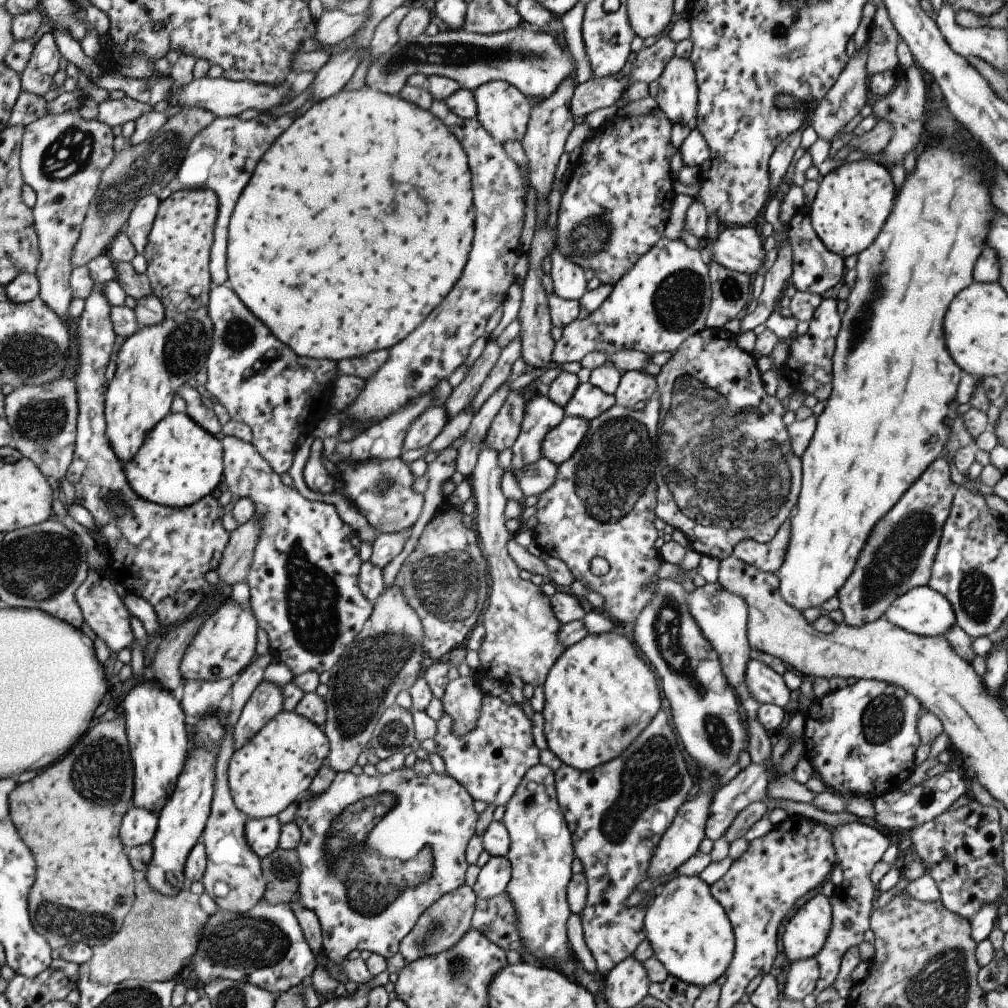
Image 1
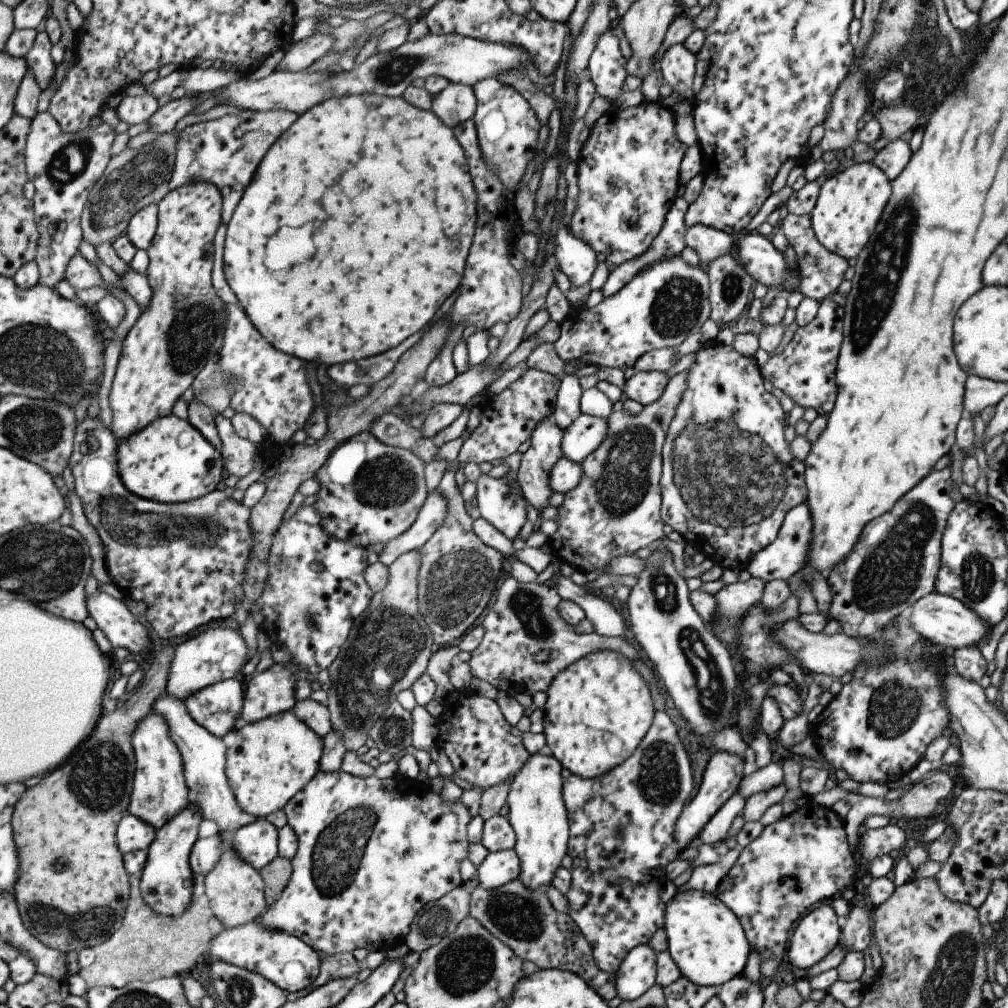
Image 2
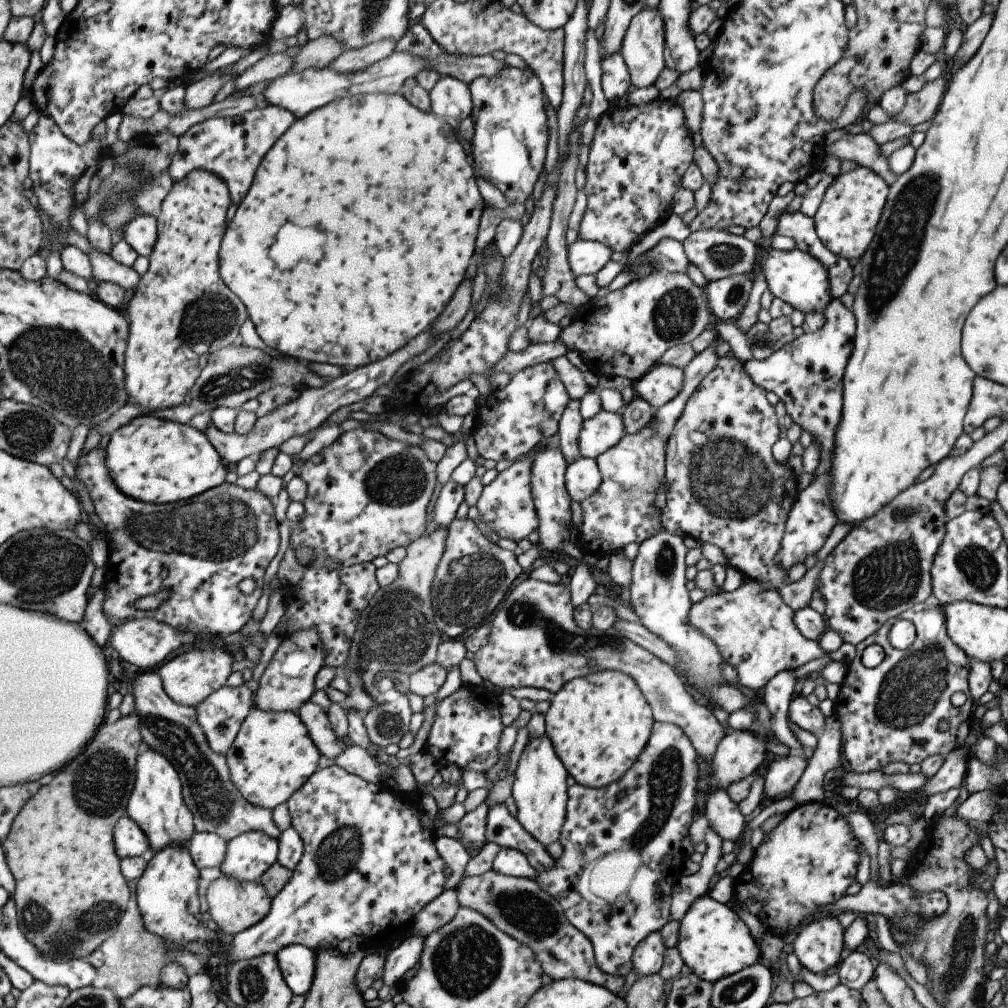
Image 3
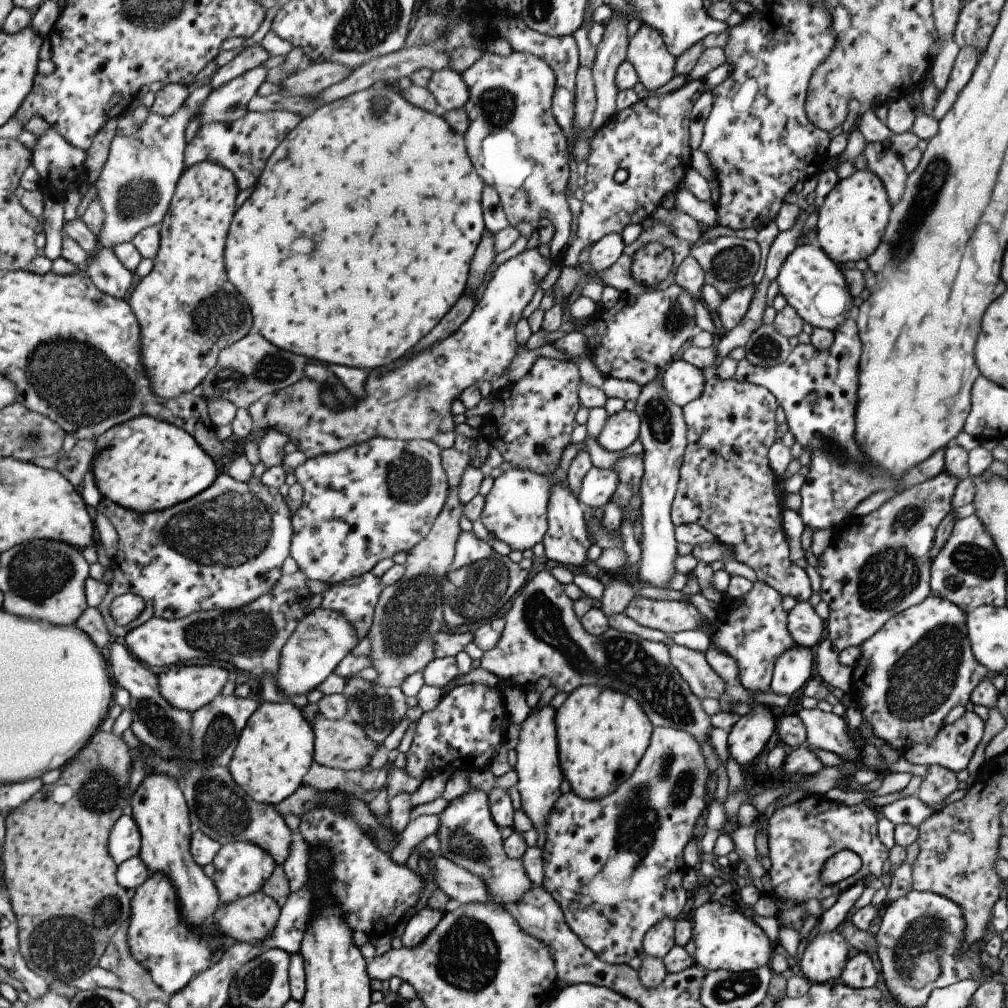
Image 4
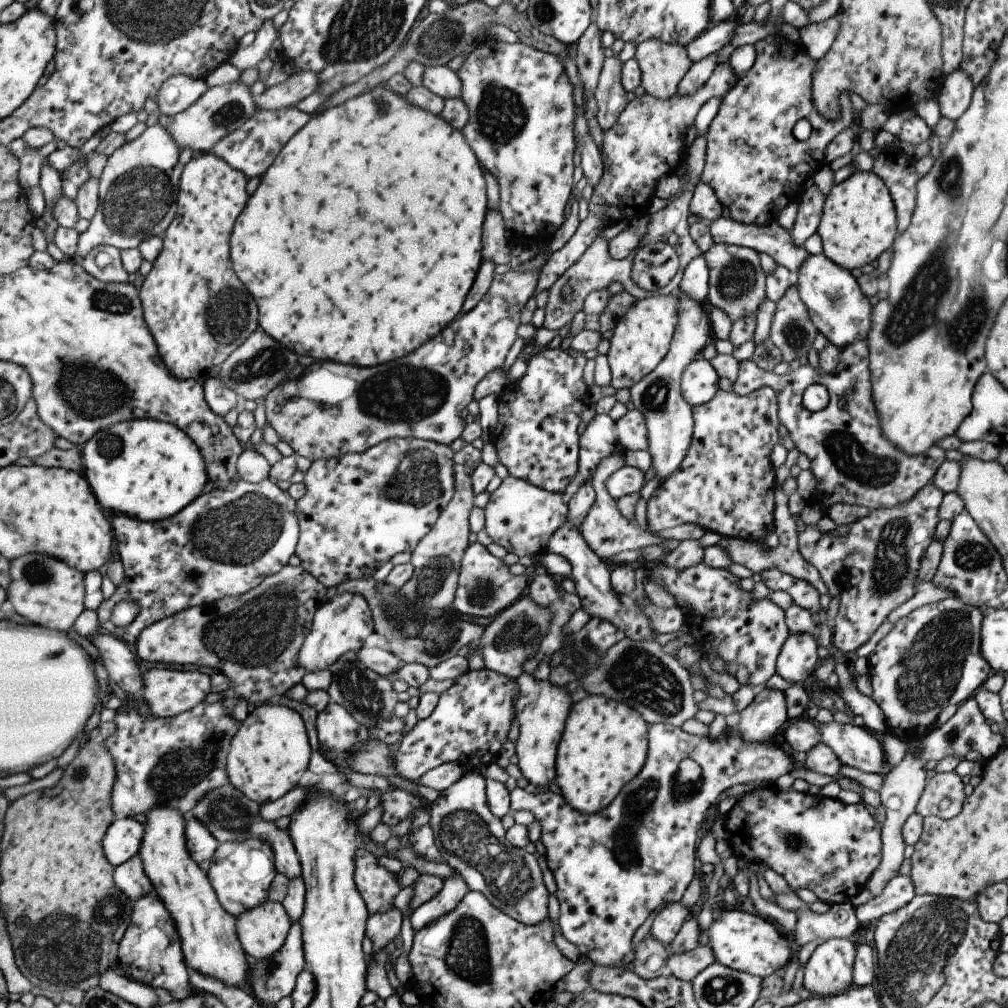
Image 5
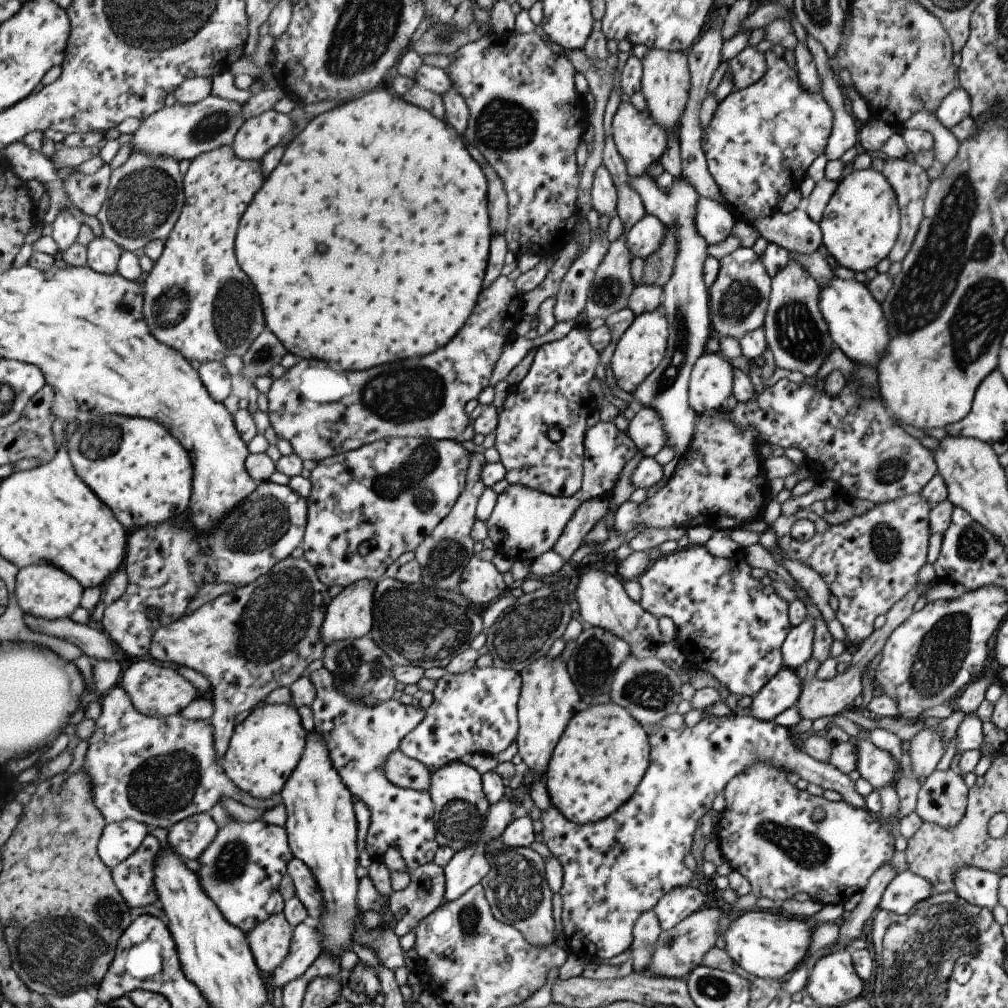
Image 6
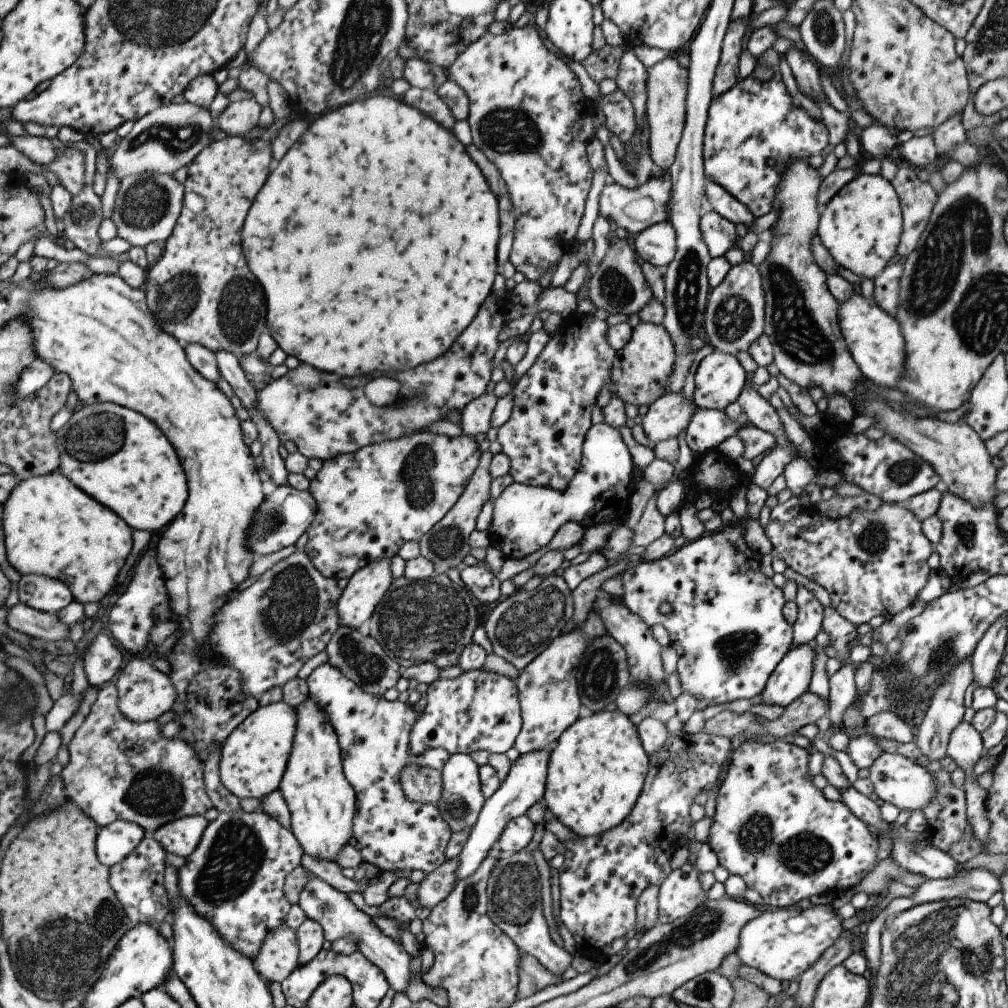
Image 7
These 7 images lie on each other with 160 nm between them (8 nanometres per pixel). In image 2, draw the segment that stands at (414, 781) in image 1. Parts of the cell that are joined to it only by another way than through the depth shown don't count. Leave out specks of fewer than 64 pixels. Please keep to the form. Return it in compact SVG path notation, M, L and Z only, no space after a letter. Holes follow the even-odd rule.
M318 771L313 778L298 790L283 806L282 811L286 814L286 824L293 830L297 837L297 850L290 860L292 868L290 877L277 897L264 910L260 916L260 925L270 931L284 932L297 937L308 944L316 953L323 955L334 955L355 950L355 948L366 948L371 950L389 951L393 947L404 942L405 935L409 932L410 924L414 922L416 914L425 904L436 901L455 887L462 884L462 878L458 871L461 859L467 857L466 826L469 814L461 802L457 799L455 803L441 802L439 794L433 794L429 790L426 794L413 790L405 777L396 774L393 778L377 779L374 777L356 777L338 771Z

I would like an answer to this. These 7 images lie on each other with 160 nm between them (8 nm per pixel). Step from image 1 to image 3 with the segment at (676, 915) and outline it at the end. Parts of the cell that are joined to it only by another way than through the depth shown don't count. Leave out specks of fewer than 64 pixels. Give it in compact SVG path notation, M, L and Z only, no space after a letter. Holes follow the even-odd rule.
M704 895L694 900L680 918L677 950L685 966L699 978L712 984L761 961L758 941L751 937L747 926L723 903Z

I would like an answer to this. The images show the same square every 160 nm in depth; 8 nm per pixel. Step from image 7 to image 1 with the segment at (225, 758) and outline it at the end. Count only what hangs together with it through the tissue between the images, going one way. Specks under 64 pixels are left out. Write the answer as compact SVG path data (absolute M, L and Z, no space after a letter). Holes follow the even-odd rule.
M279 711L266 722L240 749L233 752L228 762L228 787L232 800L249 819L264 819L279 814L289 804L297 802L318 768L323 766L328 753L328 740L321 727L293 711Z

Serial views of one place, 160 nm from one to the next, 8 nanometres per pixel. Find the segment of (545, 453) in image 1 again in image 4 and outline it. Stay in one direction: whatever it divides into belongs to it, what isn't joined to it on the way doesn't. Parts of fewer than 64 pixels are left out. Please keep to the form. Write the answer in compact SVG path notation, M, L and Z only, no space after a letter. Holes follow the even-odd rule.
M621 409L606 418L596 436L599 446L608 451L620 451L638 440L640 420L635 411Z

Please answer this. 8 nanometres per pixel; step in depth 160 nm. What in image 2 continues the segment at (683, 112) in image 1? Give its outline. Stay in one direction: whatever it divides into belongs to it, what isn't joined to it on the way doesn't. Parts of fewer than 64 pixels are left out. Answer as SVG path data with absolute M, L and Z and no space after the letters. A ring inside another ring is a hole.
M682 43L672 44L665 49L659 60L659 69L666 86L671 88L671 94L668 97L661 98L660 104L671 109L672 104L679 99L692 96L692 78L694 77L695 57L690 53Z

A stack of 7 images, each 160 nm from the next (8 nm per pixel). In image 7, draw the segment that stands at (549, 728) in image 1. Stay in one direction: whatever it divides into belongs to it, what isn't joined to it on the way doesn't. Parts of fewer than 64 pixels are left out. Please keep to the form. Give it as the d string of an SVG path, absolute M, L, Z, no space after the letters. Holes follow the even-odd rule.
M616 709L611 712L602 710L600 712L595 712L590 716L586 716L585 718L577 718L577 720L575 720L575 722L567 727L561 734L550 751L546 769L544 794L542 797L545 802L545 807L549 812L551 812L551 814L553 814L553 816L555 816L555 818L557 818L557 820L559 820L559 822L561 822L561 824L563 824L563 826L568 830L575 832L575 834L579 834L579 836L597 836L597 834L601 834L601 832L605 832L605 830L609 830L609 828L617 826L617 824L620 824L623 821L625 816L629 815L631 808L633 808L633 804L635 804L635 800L637 800L637 796L640 796L640 793L642 792L648 765L649 762L647 754L645 754L641 747L636 727L631 724L629 716L622 714L618 709Z

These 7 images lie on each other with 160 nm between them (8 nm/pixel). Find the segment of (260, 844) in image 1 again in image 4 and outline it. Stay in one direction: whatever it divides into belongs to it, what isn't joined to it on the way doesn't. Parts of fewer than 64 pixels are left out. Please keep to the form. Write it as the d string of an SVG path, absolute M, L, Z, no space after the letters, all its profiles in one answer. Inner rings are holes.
M243 841L220 845L212 858L212 864L214 868L212 880L219 892L221 905L229 904L259 891L275 866L268 852L256 844Z

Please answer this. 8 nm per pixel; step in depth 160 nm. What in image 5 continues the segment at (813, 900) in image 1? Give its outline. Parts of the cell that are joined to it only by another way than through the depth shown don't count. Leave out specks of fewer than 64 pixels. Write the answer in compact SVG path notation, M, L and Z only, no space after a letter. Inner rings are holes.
M829 938L811 952L803 966L802 988L814 996L833 996L852 987L851 970L856 944L845 938Z

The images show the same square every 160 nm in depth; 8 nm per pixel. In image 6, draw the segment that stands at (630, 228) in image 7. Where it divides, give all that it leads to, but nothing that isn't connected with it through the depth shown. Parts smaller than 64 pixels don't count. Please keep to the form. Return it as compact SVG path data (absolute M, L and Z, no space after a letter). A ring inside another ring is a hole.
M600 165L594 172L591 184L591 205L601 216L616 216L616 189L607 170Z

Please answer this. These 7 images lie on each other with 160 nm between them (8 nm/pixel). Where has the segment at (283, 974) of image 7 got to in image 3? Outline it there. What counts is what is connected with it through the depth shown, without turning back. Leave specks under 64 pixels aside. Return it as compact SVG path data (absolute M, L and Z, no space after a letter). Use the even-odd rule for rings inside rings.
M220 875L211 882L206 890L206 901L209 916L216 925L216 928L224 934L235 935L252 927L259 922L270 909L270 896L267 896L265 889L259 882L241 882L232 878Z

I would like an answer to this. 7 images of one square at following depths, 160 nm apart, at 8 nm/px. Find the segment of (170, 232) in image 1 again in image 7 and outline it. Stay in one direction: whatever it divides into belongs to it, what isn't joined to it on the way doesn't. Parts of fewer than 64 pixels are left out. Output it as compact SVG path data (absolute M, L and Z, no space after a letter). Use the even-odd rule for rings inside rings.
M224 136L221 139L211 141L207 144L202 152L199 152L195 159L187 166L187 178L183 182L184 194L182 196L182 205L180 213L177 217L177 226L173 234L168 238L164 245L164 255L159 259L159 262L152 266L148 272L148 277L145 284L145 292L147 292L149 308L156 314L158 323L170 333L173 333L181 345L187 343L197 343L211 352L218 350L226 350L231 355L237 358L243 354L252 355L258 343L258 336L265 330L265 316L266 316L266 302L263 298L263 290L257 282L257 278L247 270L247 264L243 260L241 254L241 229L244 223L246 212L251 206L251 201L265 183L269 174L269 162L271 162L271 150L269 148L269 141L259 138L259 140L245 140L242 136Z

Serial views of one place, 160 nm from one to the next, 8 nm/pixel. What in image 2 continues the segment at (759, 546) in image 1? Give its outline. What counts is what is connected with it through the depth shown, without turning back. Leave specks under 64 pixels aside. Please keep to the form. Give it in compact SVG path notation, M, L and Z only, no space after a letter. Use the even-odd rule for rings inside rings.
M806 500L790 508L785 514L782 525L779 527L776 539L754 554L748 562L746 571L753 578L762 581L787 581L792 574L801 571L808 560L808 550L812 539L812 520Z

